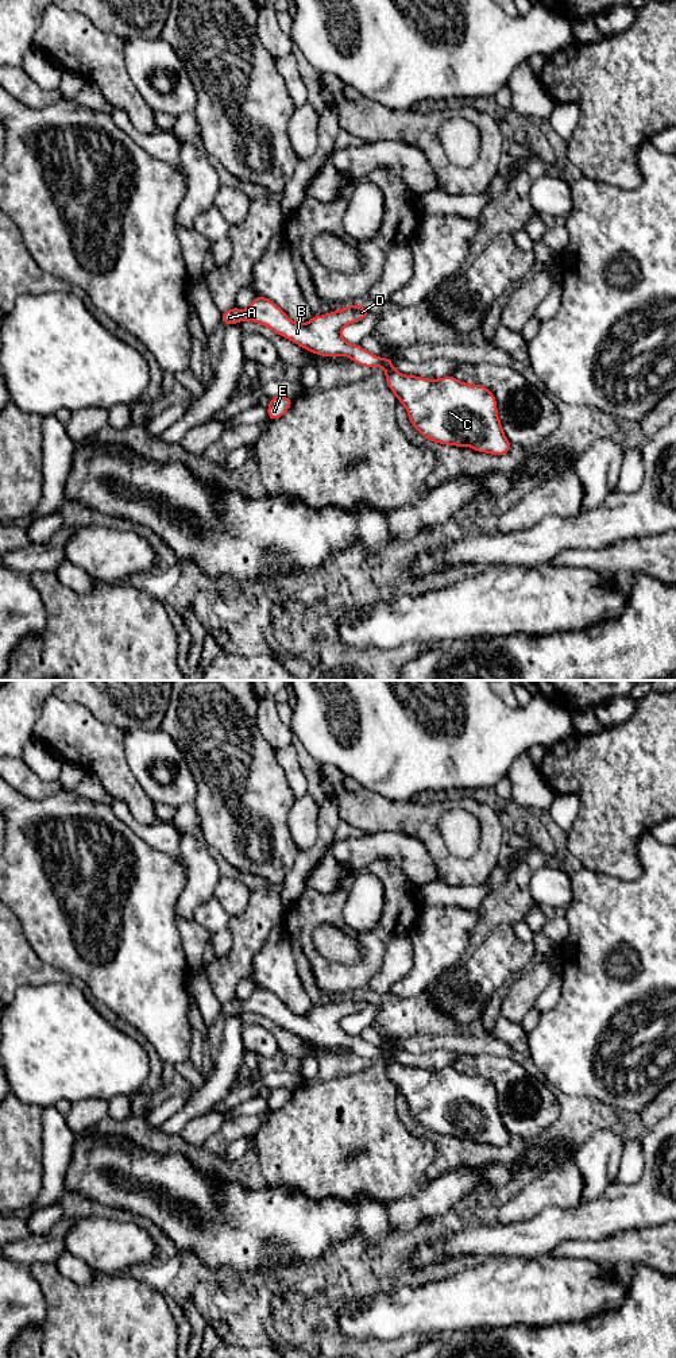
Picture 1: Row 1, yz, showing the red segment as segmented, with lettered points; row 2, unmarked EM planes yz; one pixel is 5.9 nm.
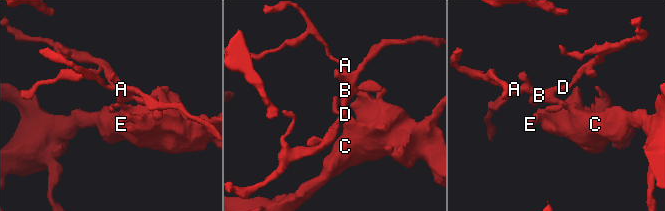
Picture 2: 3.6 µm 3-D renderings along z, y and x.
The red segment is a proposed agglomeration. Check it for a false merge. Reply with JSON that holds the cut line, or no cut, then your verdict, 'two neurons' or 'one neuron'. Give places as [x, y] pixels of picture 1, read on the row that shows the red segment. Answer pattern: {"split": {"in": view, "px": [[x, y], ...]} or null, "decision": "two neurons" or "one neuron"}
{"split": null, "decision": "one neuron"}

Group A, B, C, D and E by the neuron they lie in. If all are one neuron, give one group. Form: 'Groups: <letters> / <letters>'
Groups: A B C D E

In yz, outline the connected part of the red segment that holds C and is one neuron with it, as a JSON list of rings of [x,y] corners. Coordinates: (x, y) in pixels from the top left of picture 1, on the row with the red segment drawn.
[[[256,296],[247,309],[233,306],[221,313],[221,323],[232,325],[250,320],[316,355],[348,355],[359,366],[385,367],[387,385],[406,406],[412,425],[433,443],[467,445],[497,456],[511,450],[498,417],[497,400],[487,387],[468,385],[452,375],[440,379],[403,375],[393,367],[393,359],[378,358],[359,344],[348,344],[341,329],[370,313],[364,305],[351,304],[341,310],[313,316],[306,324],[295,324],[275,302]]]

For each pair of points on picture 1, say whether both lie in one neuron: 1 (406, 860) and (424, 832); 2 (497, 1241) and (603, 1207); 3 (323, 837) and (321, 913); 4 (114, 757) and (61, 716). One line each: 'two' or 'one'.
1: two
2: one
3: two
4: one

